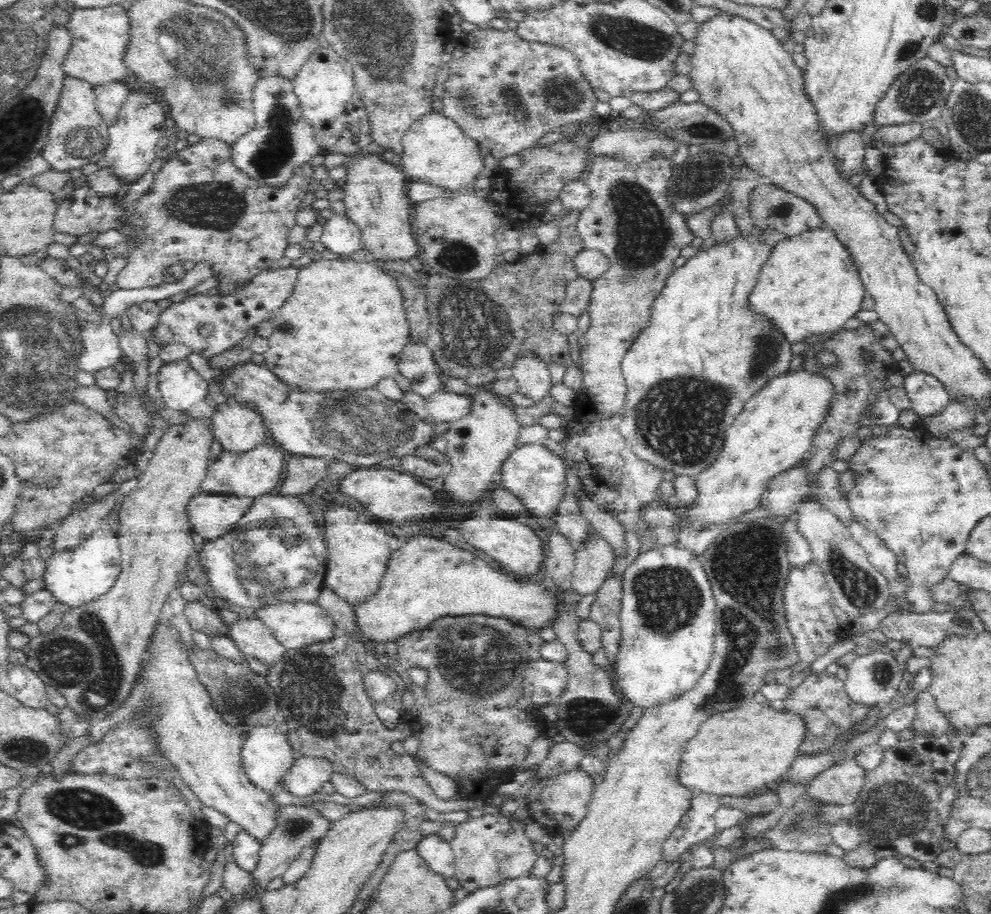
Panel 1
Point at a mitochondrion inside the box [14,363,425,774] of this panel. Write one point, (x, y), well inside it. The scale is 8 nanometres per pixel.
(85, 658)

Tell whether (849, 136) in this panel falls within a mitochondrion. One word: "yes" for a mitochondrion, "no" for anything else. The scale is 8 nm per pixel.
no

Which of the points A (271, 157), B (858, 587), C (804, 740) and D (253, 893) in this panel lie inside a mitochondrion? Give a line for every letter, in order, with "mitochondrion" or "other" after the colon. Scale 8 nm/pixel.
A: mitochondrion
B: mitochondrion
C: other
D: other

